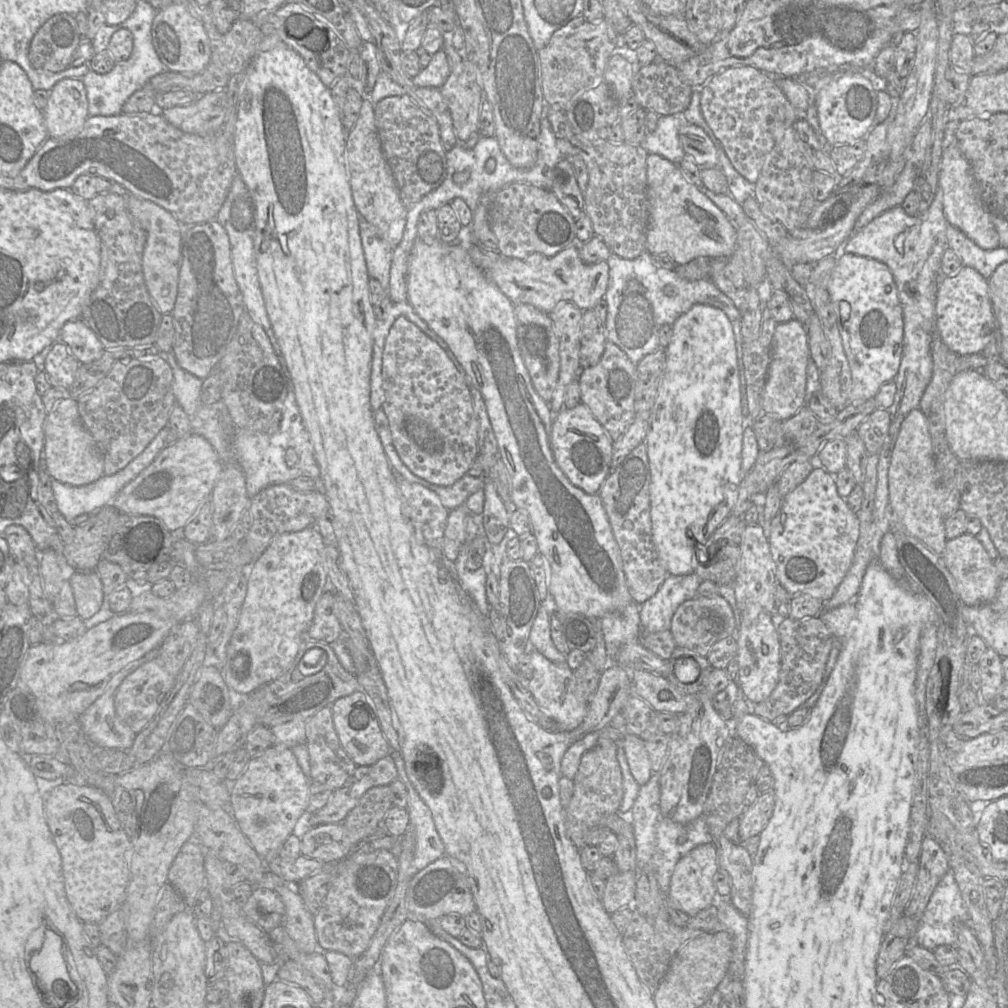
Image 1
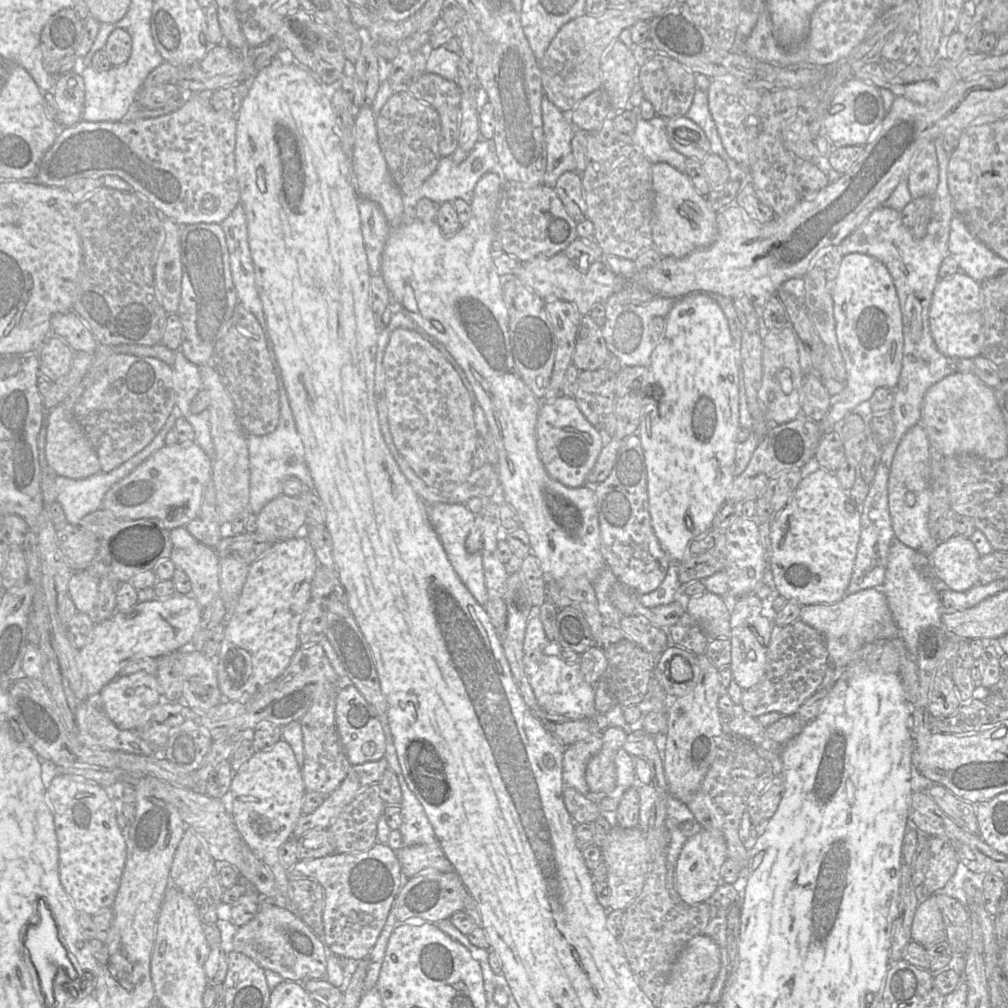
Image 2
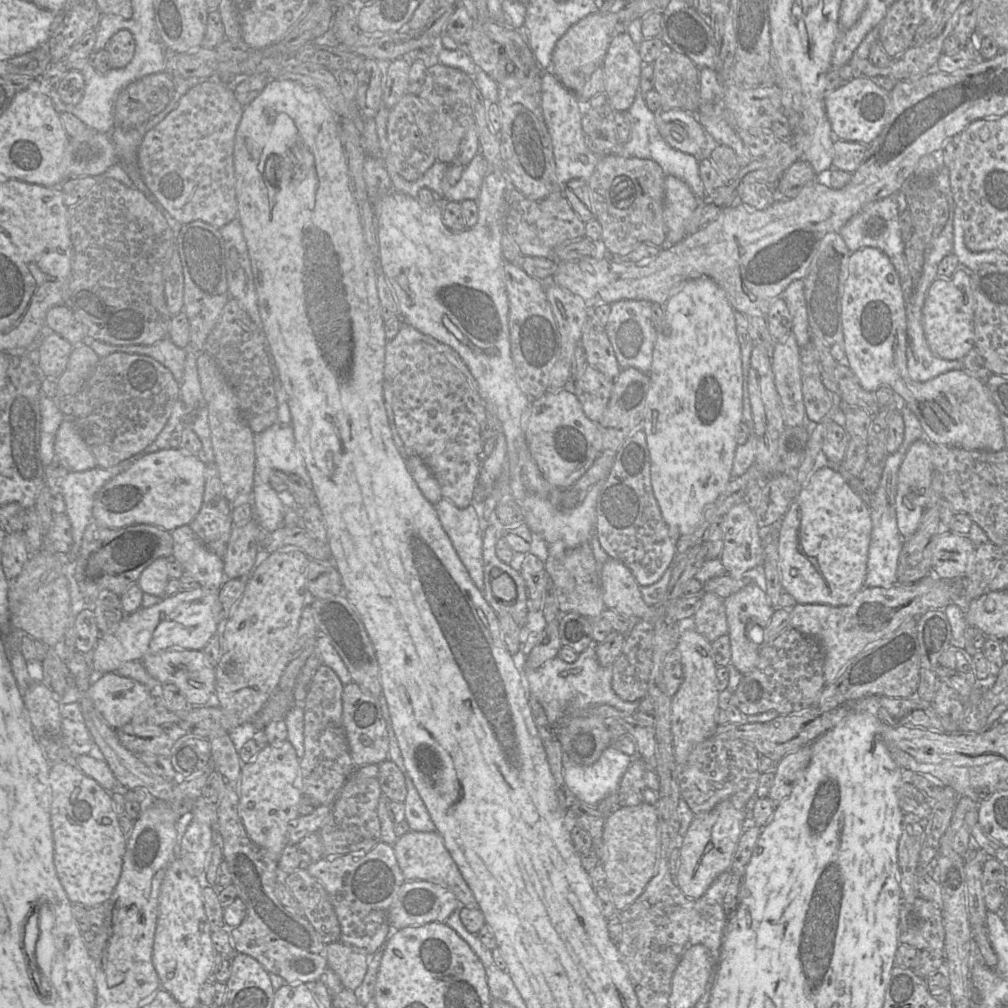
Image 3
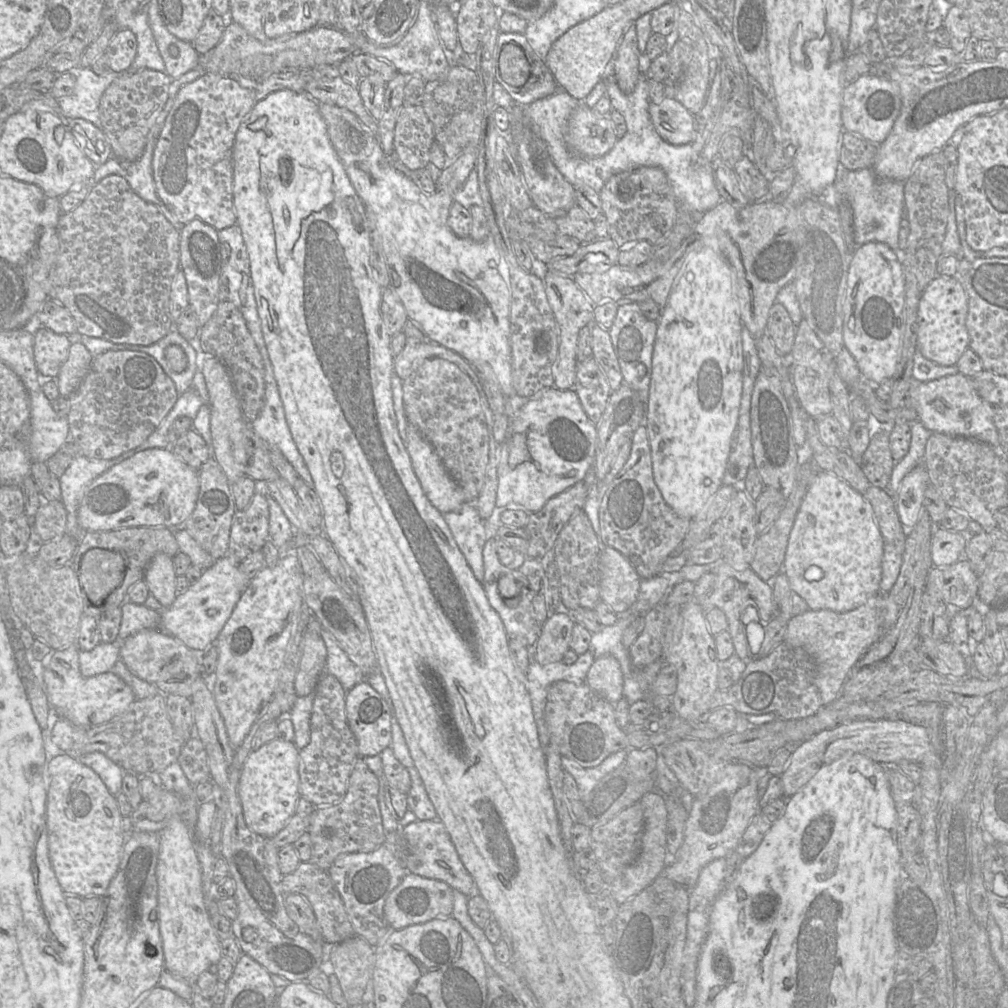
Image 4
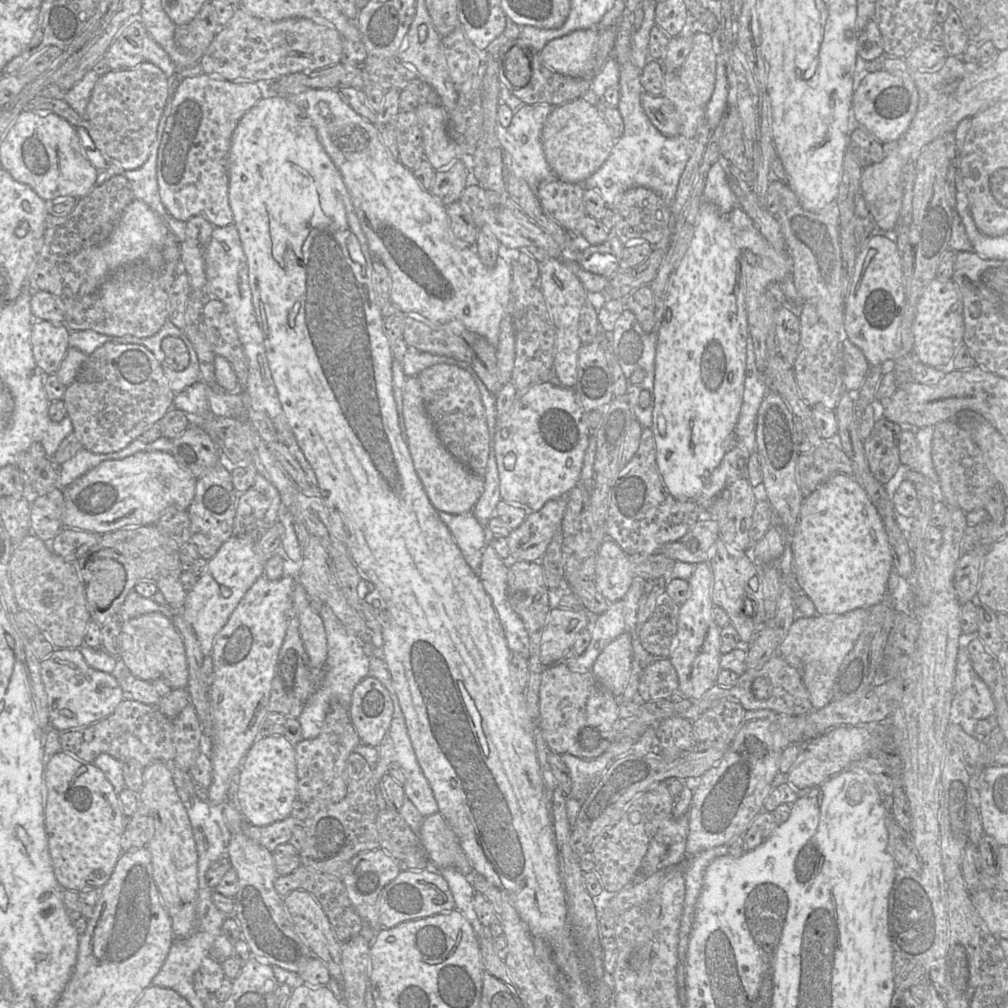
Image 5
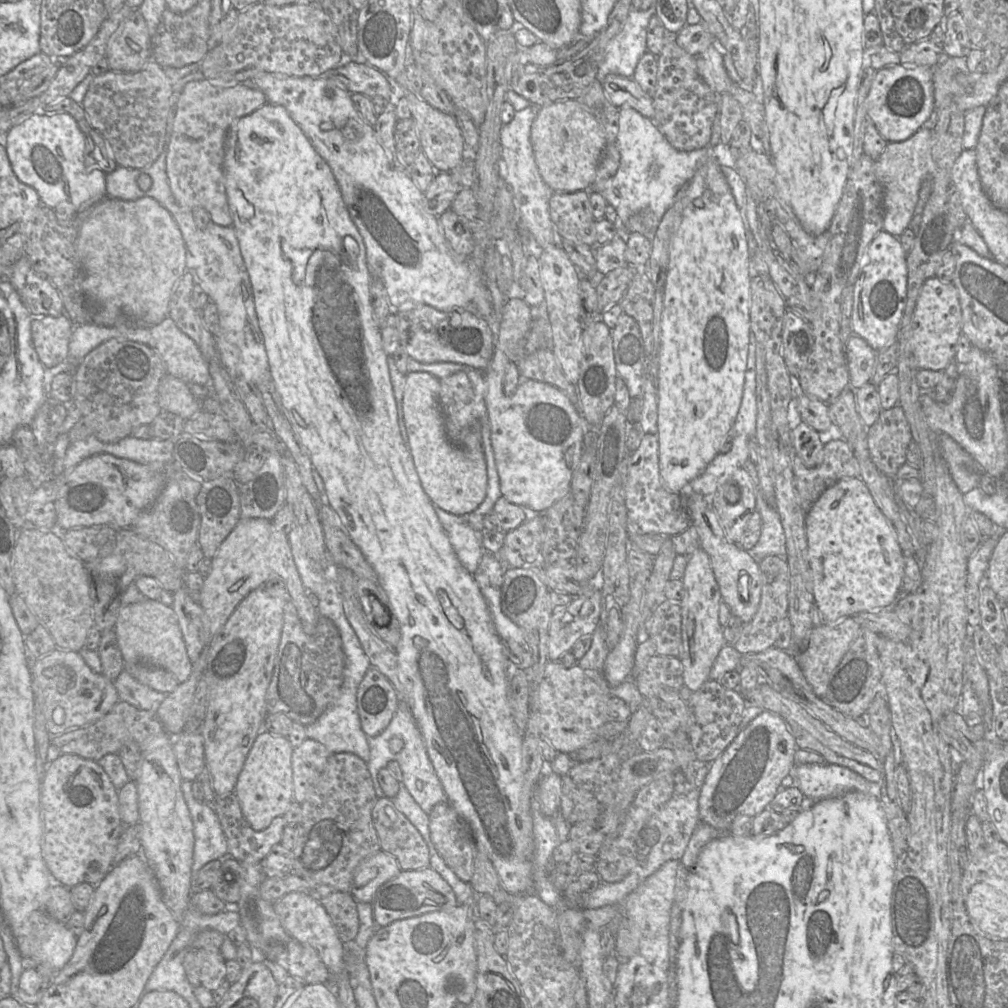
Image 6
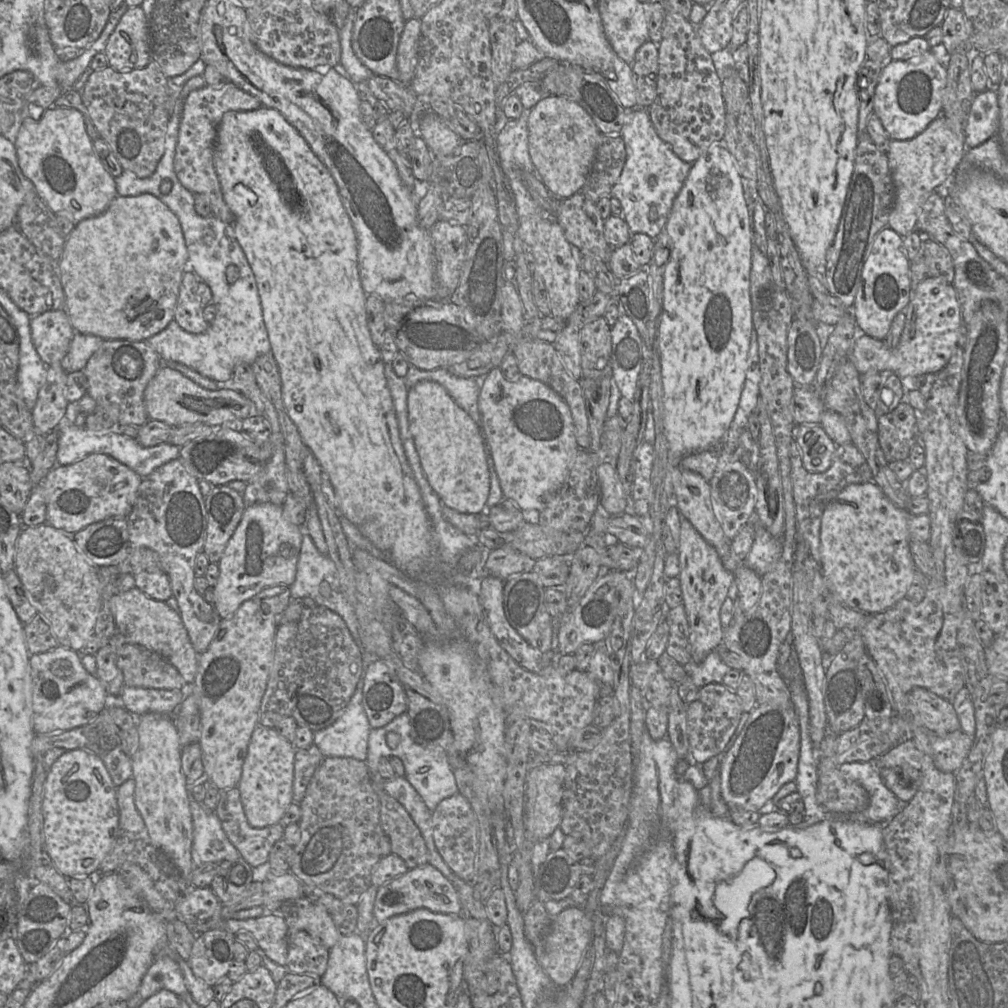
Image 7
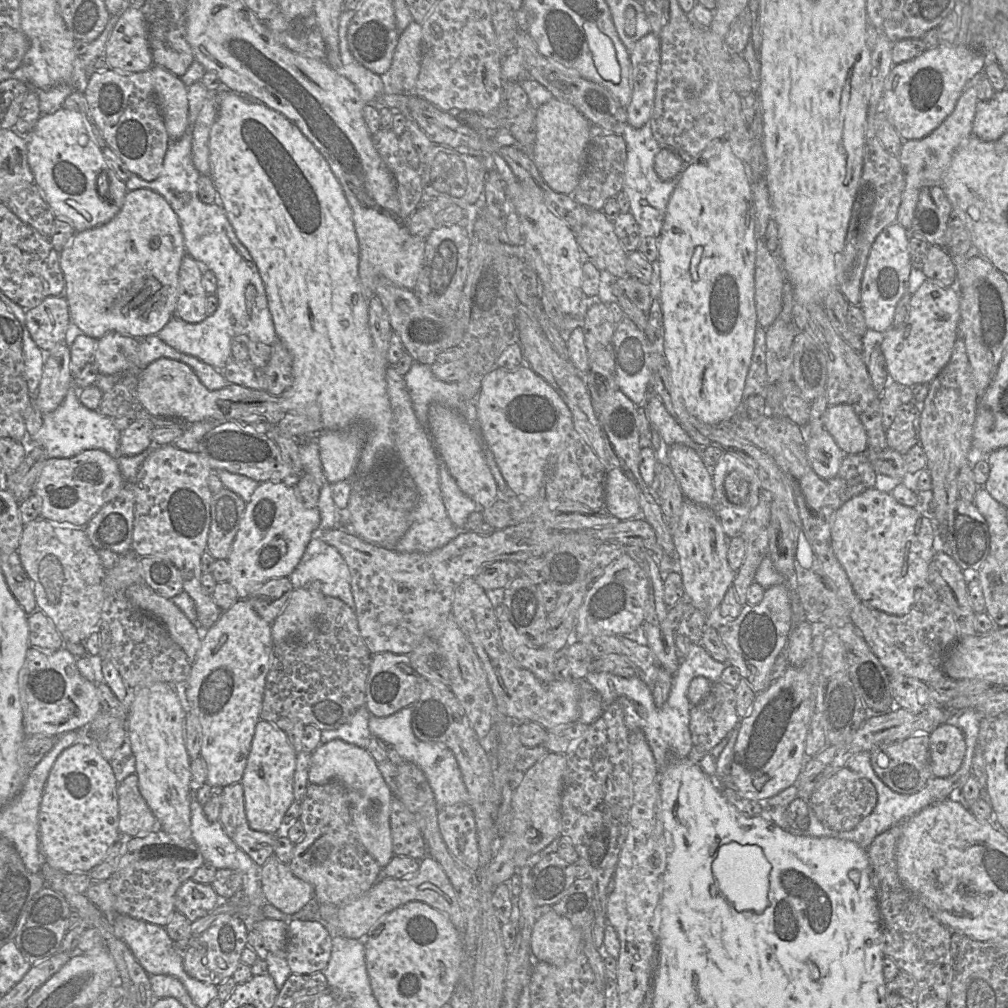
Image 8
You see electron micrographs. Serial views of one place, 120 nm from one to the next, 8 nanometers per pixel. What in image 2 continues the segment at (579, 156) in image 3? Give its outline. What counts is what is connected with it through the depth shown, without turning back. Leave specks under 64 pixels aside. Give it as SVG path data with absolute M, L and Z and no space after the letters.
M545 95L541 107L545 142L548 146L543 185L554 188L564 172L576 171L571 145L575 127L569 113L561 111Z

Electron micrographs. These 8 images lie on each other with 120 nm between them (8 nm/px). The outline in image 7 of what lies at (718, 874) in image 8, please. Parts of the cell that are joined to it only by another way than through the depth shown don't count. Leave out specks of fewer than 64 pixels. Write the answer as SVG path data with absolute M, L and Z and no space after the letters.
M754 857L736 876L716 886L714 904L718 910L722 909L722 905L728 906L726 917L746 918L751 896L757 890L769 886L775 876L775 870L768 862L760 857Z

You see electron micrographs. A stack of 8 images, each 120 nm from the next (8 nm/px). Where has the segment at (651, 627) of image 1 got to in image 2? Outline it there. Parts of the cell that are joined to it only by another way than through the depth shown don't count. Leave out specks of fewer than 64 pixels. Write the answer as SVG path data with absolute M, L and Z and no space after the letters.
M671 561L660 586L650 593L639 595L639 599L645 607L656 607L676 600L685 600L687 608L688 598L690 597L685 596L683 591L684 586L679 581L679 563Z

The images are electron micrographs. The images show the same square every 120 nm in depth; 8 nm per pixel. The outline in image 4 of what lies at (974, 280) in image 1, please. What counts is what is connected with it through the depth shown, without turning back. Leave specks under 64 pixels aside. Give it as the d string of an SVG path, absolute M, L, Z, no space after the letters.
M937 276L926 287L919 301L917 348L922 355L941 366L957 365L969 348L968 312L968 297L958 278Z

